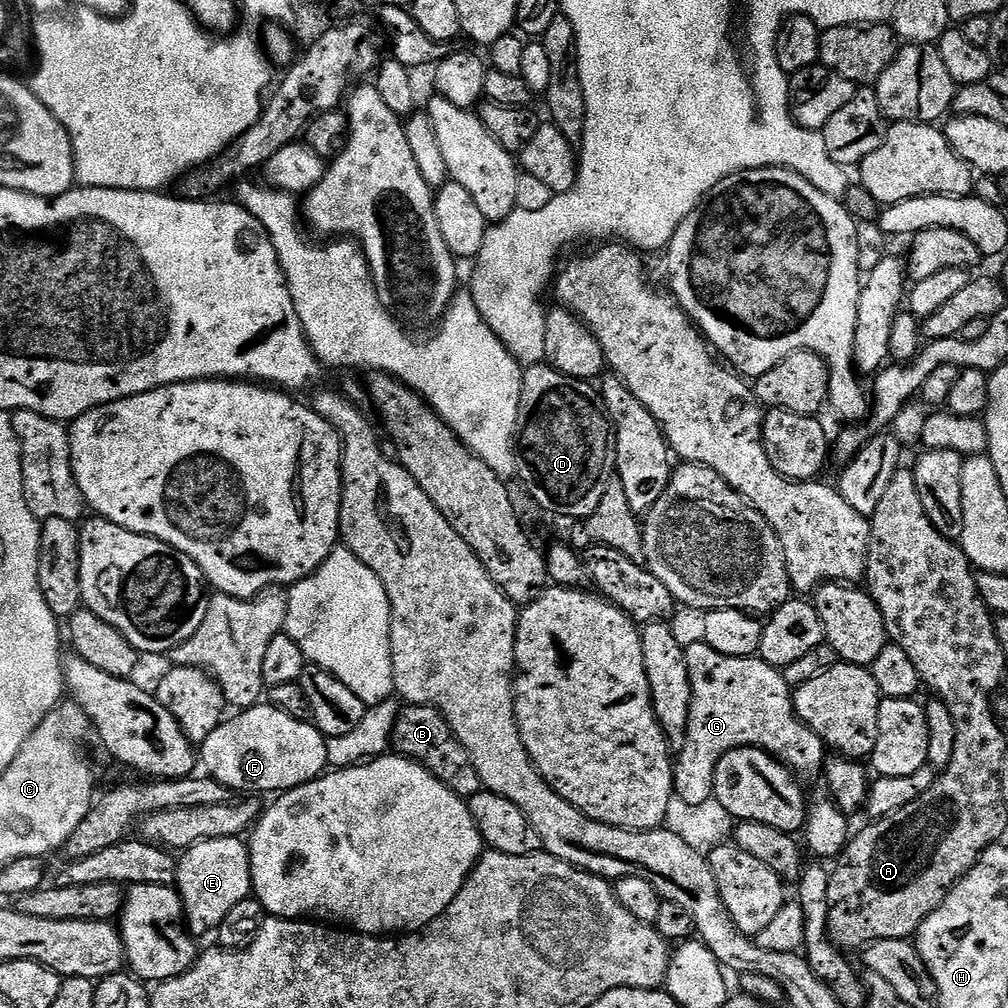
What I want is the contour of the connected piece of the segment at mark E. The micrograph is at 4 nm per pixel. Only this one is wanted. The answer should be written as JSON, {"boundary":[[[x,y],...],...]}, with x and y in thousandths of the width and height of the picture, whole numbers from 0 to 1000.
{"boundary":[[[237,829],[212,831],[196,835],[178,850],[173,878],[183,897],[185,920],[191,930],[213,926],[220,911],[236,899],[236,895],[251,888],[250,860],[245,836]]]}

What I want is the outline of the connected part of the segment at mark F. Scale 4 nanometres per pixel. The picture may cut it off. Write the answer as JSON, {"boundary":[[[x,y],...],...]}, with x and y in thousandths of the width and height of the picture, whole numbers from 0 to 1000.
{"boundary":[[[259,696],[253,702],[235,705],[233,709],[231,714],[226,712],[219,716],[212,724],[212,728],[208,728],[208,732],[204,732],[204,736],[196,742],[196,750],[201,761],[202,758],[206,761],[205,769],[216,777],[235,787],[242,786],[238,788],[258,788],[254,786],[281,788],[289,782],[306,778],[326,761],[325,736],[313,718],[292,712],[265,696]]]}

